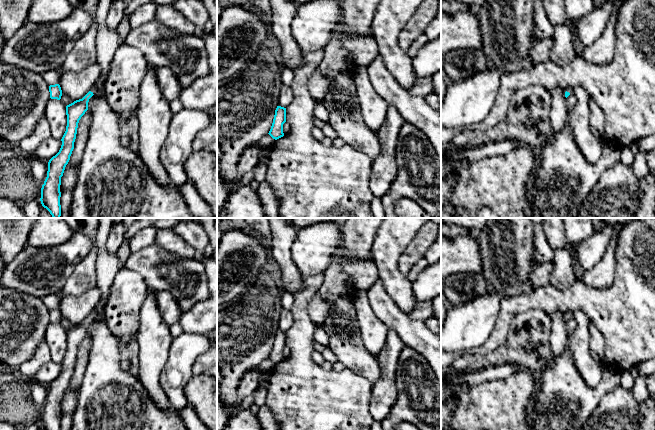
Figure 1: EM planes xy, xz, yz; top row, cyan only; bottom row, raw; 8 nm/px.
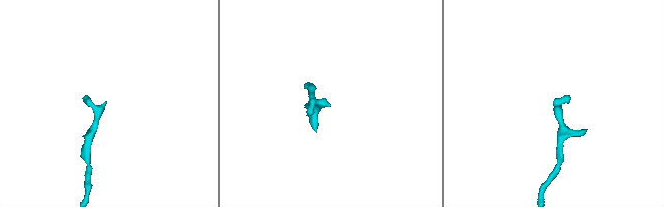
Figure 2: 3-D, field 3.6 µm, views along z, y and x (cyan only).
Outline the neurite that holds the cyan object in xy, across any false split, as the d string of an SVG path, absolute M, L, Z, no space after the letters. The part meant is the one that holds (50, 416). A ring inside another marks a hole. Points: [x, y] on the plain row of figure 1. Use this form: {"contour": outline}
{"contour": "M107 301L98 304L82 323L76 324L66 330L66 355L61 363L62 369L59 376L48 386L47 401L41 412L40 425L42 430L61 430L61 401L74 373L79 344L88 334L89 323L94 319L93 317L97 315L99 309L105 307L106 303Z"}

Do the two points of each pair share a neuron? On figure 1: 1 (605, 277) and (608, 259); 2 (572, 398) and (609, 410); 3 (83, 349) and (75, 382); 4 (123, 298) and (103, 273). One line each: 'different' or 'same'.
1: same
2: different
3: same
4: different

